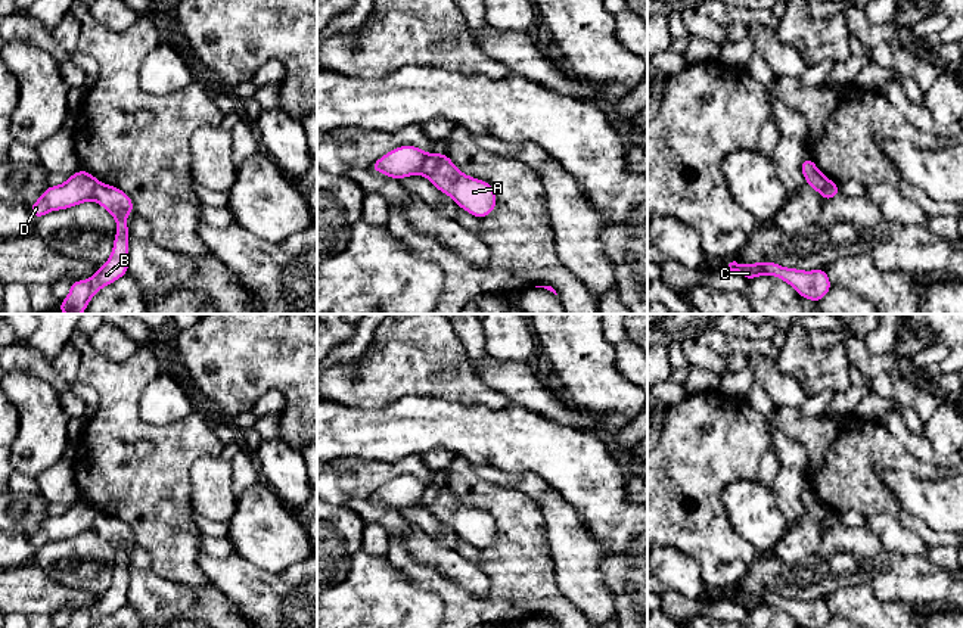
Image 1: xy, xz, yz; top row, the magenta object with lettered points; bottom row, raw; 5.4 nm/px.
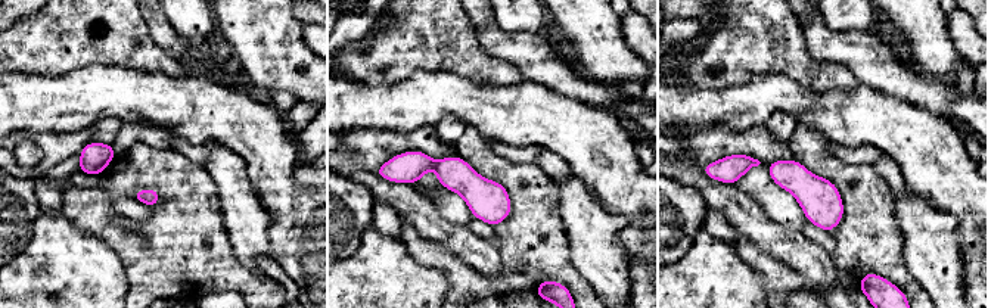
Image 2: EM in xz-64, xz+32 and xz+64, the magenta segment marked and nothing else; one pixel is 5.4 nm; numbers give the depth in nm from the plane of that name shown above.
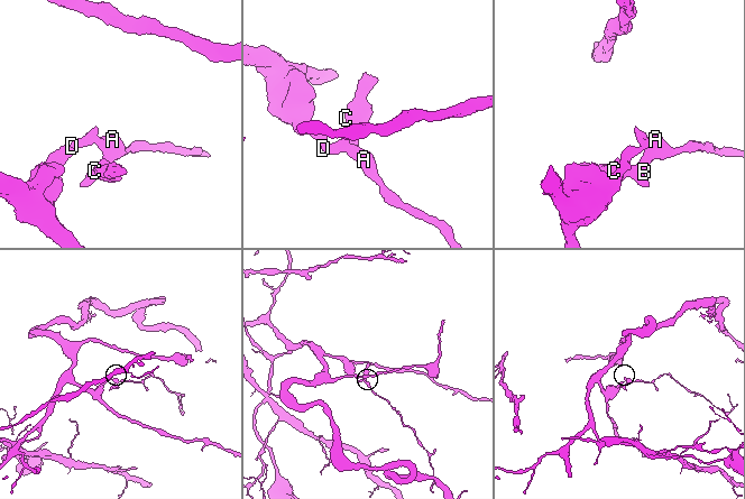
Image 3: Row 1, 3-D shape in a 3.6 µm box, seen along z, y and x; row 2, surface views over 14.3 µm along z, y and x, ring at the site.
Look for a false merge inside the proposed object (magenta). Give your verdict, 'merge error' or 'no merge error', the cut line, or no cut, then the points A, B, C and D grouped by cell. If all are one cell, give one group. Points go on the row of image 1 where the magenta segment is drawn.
merge error; cut xz (429, 155), (422, 173); groups A B C / D

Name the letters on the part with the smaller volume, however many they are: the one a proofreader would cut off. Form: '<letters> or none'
A, B, C

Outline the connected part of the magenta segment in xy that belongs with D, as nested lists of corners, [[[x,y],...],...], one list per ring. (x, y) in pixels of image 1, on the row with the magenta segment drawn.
[[[78,170],[63,184],[47,187],[40,199],[29,205],[31,214],[40,220],[50,211],[68,209],[93,199],[100,181],[90,172]]]

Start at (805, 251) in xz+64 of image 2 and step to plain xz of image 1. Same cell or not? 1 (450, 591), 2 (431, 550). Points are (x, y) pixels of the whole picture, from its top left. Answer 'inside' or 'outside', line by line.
1: outside
2: inside

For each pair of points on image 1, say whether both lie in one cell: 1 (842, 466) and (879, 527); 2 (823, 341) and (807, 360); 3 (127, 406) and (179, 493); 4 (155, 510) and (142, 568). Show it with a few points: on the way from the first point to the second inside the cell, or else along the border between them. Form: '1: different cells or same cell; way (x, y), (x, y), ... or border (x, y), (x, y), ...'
1: different cells; border (867, 516), (891, 515), (906, 529)
2: different cells; border (805, 330), (805, 344), (816, 350), (842, 342)
3: same cell; way (140, 428), (168, 453), (168, 470)
4: different cells; border (136, 541), (149, 556), (152, 569), (167, 580)

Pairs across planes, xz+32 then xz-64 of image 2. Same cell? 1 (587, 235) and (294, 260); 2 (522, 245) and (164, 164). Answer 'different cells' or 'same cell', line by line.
1: different cells
2: same cell

